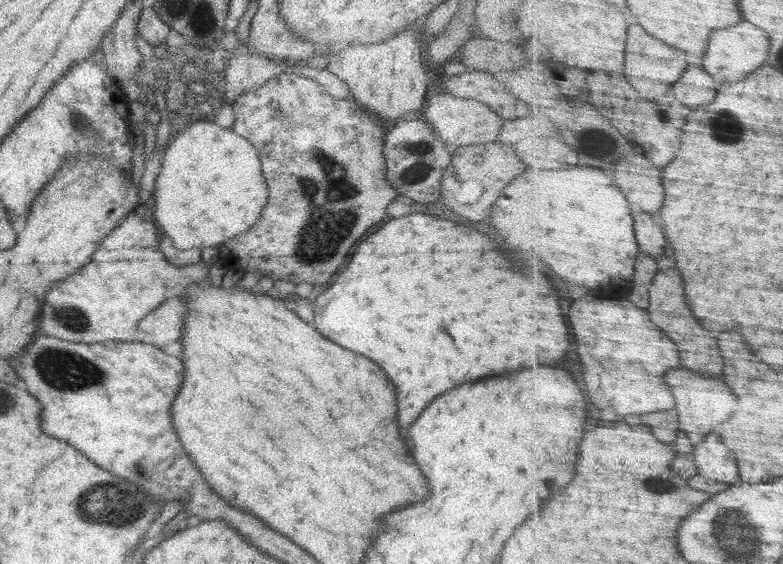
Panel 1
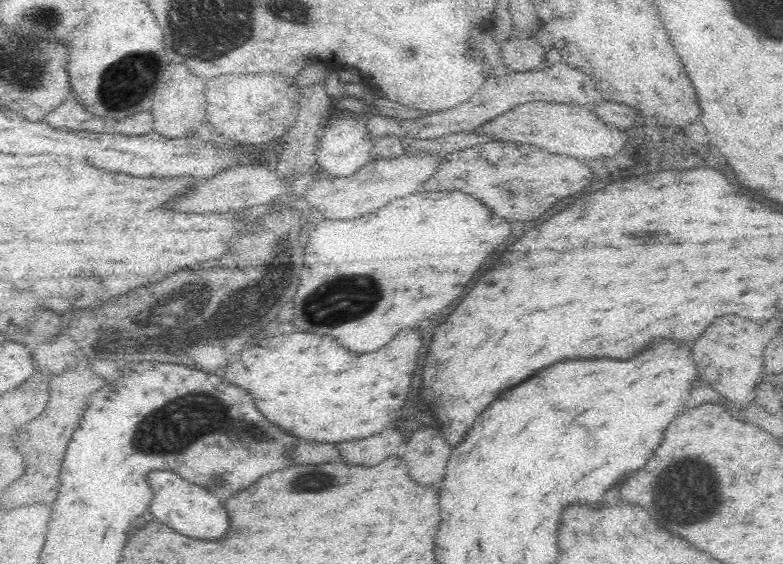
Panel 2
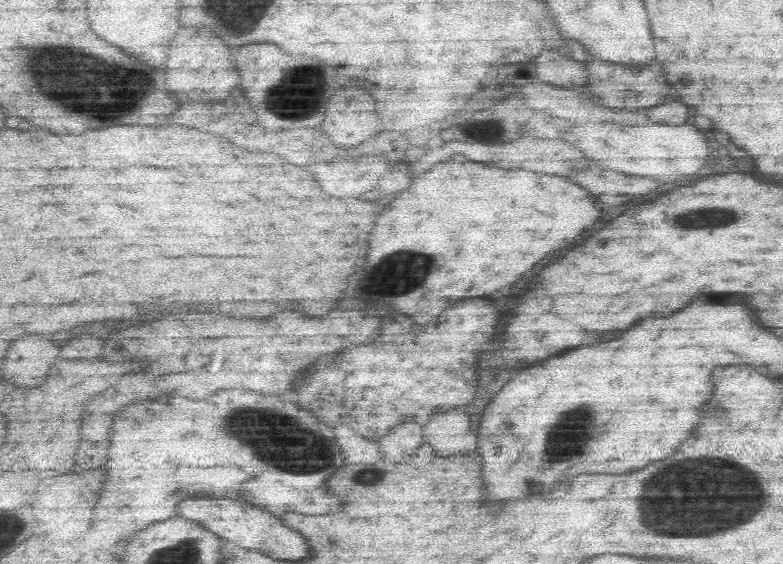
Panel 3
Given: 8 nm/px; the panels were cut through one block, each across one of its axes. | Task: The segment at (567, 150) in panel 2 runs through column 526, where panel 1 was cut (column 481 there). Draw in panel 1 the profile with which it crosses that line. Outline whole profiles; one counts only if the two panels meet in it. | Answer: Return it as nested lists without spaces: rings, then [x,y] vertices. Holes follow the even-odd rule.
[[[439,88],[438,92],[431,91],[426,98],[420,116],[430,124],[434,132],[445,143],[456,144],[460,147],[472,144],[486,144],[486,142],[498,140],[498,132],[502,128],[502,118],[496,116],[487,104],[474,99],[454,96],[453,94],[440,94],[440,92]]]

